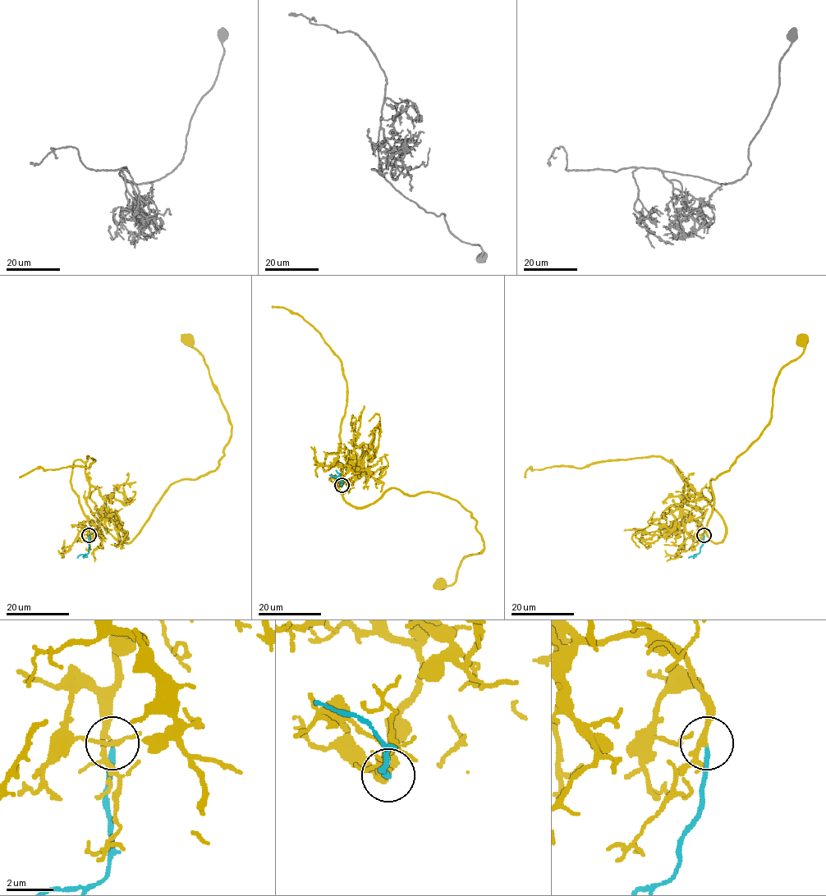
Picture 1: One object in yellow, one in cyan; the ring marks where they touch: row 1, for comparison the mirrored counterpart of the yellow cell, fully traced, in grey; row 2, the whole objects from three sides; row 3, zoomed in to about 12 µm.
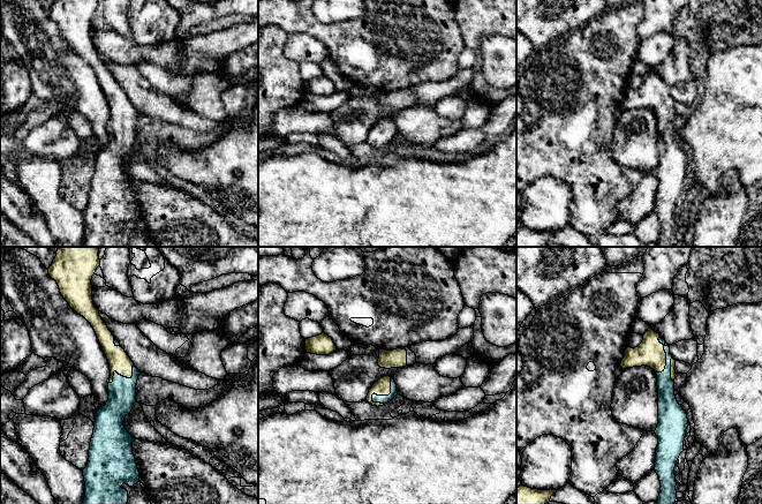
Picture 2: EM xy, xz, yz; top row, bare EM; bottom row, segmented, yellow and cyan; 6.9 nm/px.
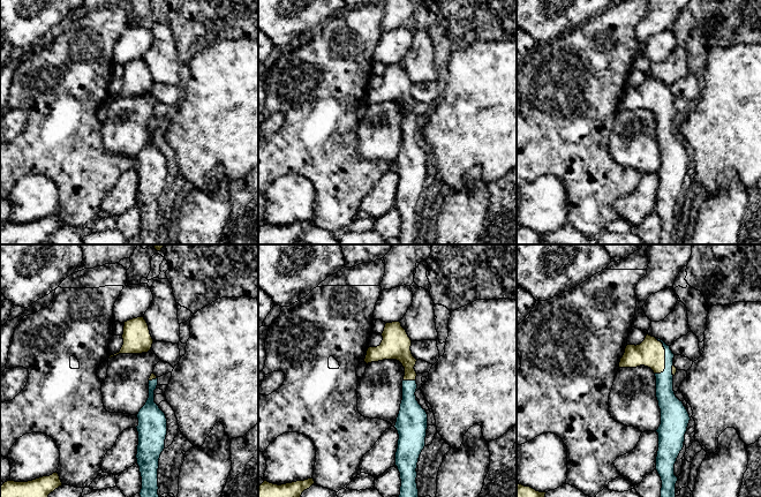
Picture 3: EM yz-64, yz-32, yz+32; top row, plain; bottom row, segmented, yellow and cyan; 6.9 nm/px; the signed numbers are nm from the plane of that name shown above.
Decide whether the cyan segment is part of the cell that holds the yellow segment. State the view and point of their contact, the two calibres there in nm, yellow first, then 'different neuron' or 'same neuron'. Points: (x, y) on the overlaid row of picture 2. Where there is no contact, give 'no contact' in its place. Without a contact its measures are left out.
xz (384, 395) | 110/60 nm | same neuron

